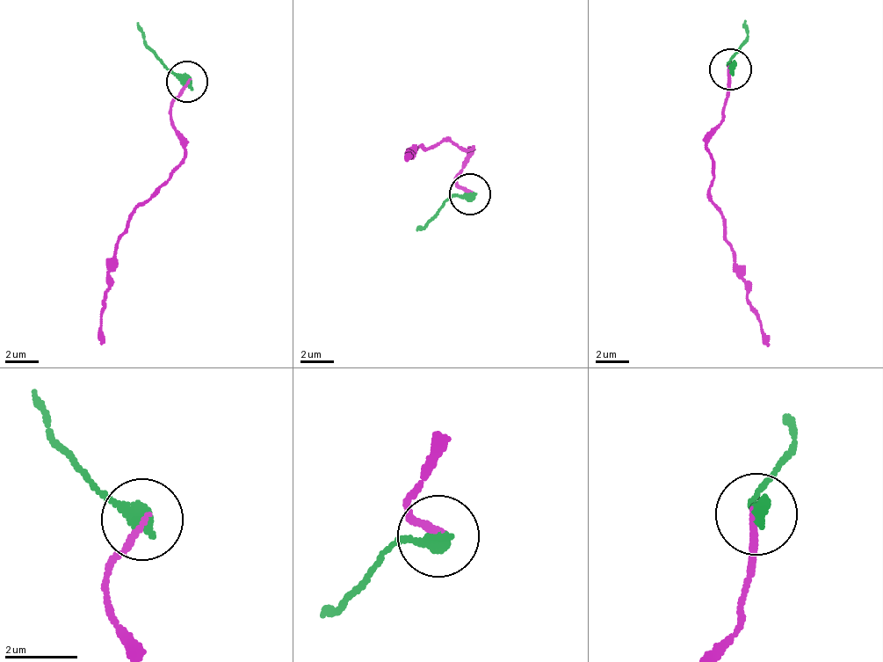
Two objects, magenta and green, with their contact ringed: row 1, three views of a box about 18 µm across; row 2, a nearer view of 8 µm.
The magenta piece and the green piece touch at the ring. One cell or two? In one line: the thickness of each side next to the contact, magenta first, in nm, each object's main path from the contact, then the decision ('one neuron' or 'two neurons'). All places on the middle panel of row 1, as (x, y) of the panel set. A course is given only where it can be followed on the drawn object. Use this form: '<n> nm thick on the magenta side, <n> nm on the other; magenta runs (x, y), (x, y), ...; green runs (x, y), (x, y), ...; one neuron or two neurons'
170 nm thick on the magenta side, 420 nm on the other; magenta runs (471, 191), (457, 179), (474, 145), (466, 149), (444, 137), (414, 151), (416, 145), (409, 155); green runs (471, 195), (449, 200), (430, 222), (416, 229); two neurons

